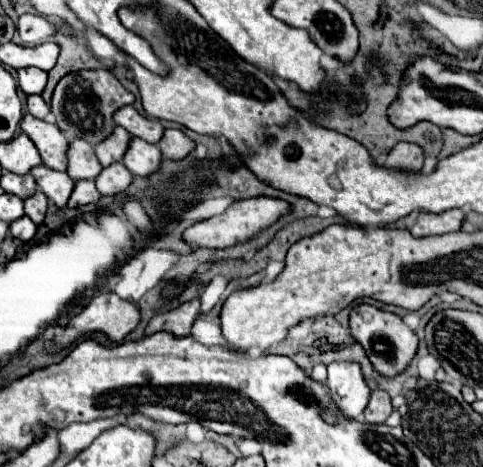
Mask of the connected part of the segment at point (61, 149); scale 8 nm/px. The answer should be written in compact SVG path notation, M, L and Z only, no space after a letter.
M24 114L20 128L30 136L30 140L36 144L44 166L64 172L66 170L66 148L68 140L58 130L56 124L48 124L44 120L34 118L32 114Z

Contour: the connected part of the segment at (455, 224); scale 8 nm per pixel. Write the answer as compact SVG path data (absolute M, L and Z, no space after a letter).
M448 210L440 214L426 214L418 212L416 222L412 224L410 232L412 236L434 236L434 234L448 234L460 230L460 224L464 220L464 210Z

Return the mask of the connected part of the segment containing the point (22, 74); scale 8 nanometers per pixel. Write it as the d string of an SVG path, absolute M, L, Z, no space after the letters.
M36 68L18 70L18 84L26 94L42 94L46 86L46 78L48 74L44 70L36 70Z

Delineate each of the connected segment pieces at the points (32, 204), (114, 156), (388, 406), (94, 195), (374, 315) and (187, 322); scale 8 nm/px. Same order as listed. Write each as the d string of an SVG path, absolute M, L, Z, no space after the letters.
M36 190L36 194L32 194L32 198L24 200L26 216L30 216L30 220L34 224L42 224L44 214L46 214L46 206L48 206L48 198L40 190Z
M116 126L116 130L112 130L112 134L96 146L96 156L98 156L100 164L110 166L112 162L120 162L128 148L130 138L132 136L122 126Z
M374 390L370 396L370 402L364 410L364 420L370 424L382 424L388 420L388 416L394 412L392 400L388 396L388 392L384 390Z
M94 180L76 182L72 196L68 200L68 208L76 208L76 206L84 206L84 204L96 204L98 200L100 200L100 194L94 186Z
M358 304L350 312L350 332L364 346L374 368L384 376L400 374L410 364L418 348L418 336L394 312L384 312L372 304Z
M192 298L170 312L154 316L146 326L146 336L162 330L172 332L176 336L188 336L198 314L200 314L200 298Z

